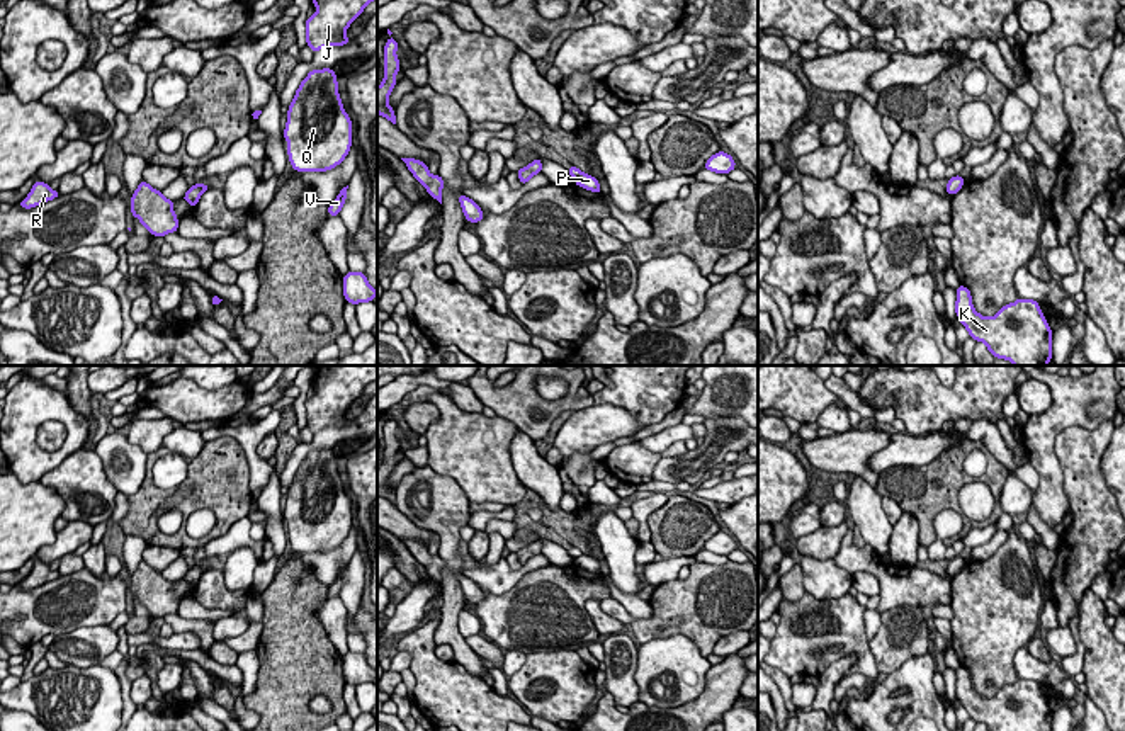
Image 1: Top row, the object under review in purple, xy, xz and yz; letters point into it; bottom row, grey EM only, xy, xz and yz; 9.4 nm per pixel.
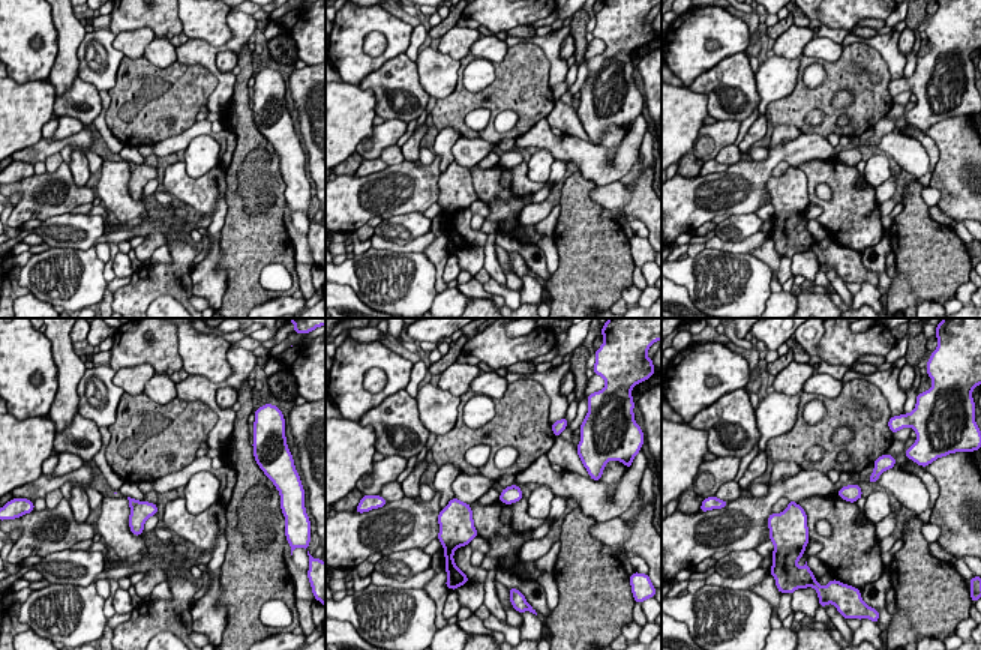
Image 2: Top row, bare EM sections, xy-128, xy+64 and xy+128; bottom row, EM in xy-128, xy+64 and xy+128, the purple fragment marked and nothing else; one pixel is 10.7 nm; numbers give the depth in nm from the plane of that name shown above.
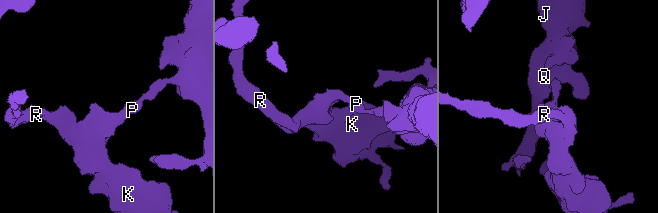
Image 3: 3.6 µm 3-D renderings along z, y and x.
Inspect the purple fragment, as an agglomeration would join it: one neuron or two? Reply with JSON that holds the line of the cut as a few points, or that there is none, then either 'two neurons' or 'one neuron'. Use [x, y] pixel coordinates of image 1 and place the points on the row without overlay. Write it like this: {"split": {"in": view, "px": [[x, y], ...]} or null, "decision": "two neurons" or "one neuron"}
{"split": {"in": "xy", "px": [[197, 563], [201, 573]]}, "decision": "two neurons"}

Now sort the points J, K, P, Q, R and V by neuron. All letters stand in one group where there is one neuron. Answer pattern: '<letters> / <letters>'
J P Q V / K R

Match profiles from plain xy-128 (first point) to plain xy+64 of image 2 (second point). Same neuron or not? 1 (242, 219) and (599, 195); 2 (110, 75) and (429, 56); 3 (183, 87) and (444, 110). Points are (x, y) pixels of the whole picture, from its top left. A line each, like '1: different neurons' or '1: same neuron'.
1: different neurons
2: same neuron
3: same neuron

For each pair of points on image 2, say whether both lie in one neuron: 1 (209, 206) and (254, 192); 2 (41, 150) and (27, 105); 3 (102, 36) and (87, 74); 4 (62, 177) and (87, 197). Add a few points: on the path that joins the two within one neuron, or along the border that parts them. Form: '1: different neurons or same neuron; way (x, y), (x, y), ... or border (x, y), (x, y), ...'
1: different neurons; border (225, 171), (225, 221), (219, 236)
2: different neurons; border (41, 137), (38, 141), (15, 152)
3: same neuron; way (90, 38), (83, 45), (81, 62)
4: same neuron; way (66, 183), (81, 195)

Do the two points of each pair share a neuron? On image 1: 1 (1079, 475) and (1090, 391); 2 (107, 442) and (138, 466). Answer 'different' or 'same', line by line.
1: different
2: same

